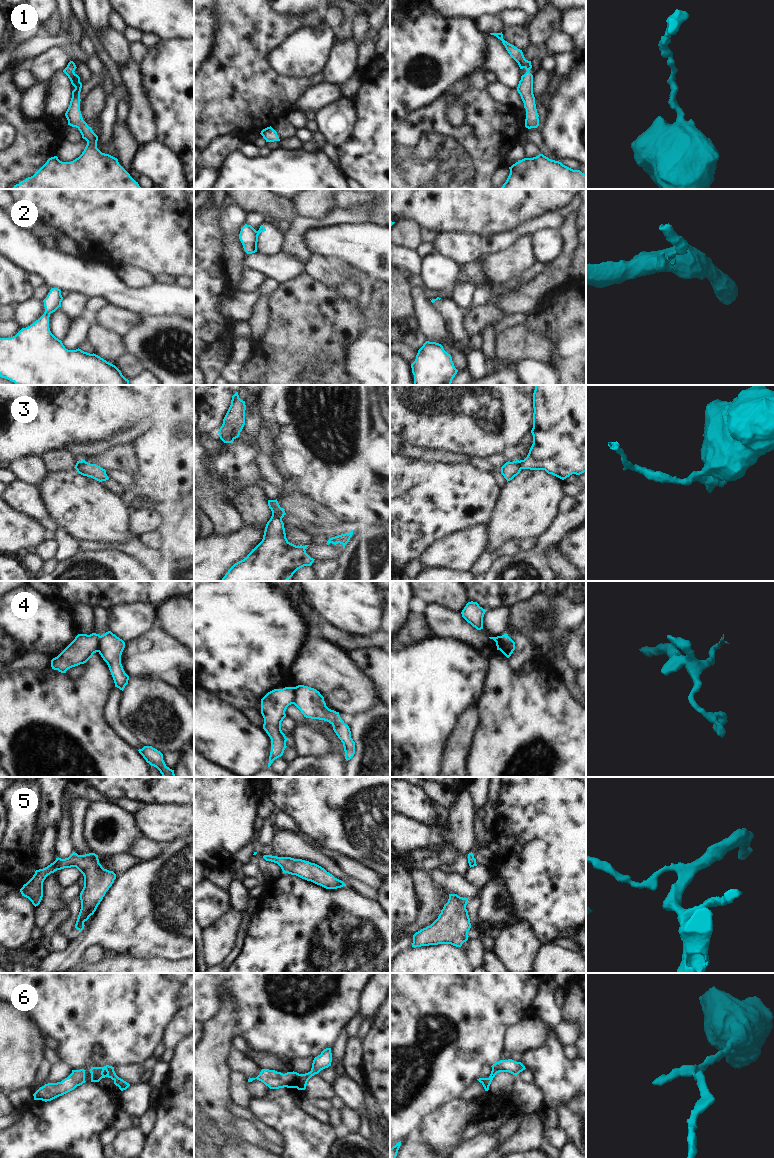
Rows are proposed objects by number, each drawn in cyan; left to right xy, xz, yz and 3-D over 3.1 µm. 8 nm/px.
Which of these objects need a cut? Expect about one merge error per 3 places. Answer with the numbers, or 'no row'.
2, 3, 4

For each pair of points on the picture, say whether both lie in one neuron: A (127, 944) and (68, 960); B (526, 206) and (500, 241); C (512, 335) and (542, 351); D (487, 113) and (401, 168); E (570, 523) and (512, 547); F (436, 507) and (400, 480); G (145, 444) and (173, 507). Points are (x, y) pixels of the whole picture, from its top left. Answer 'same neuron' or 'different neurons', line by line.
A: same neuron
B: different neurons
C: same neuron
D: same neuron
E: different neurons
F: same neuron
G: same neuron

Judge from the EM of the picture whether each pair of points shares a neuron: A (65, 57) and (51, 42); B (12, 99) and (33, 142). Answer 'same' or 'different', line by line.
A: different
B: same

